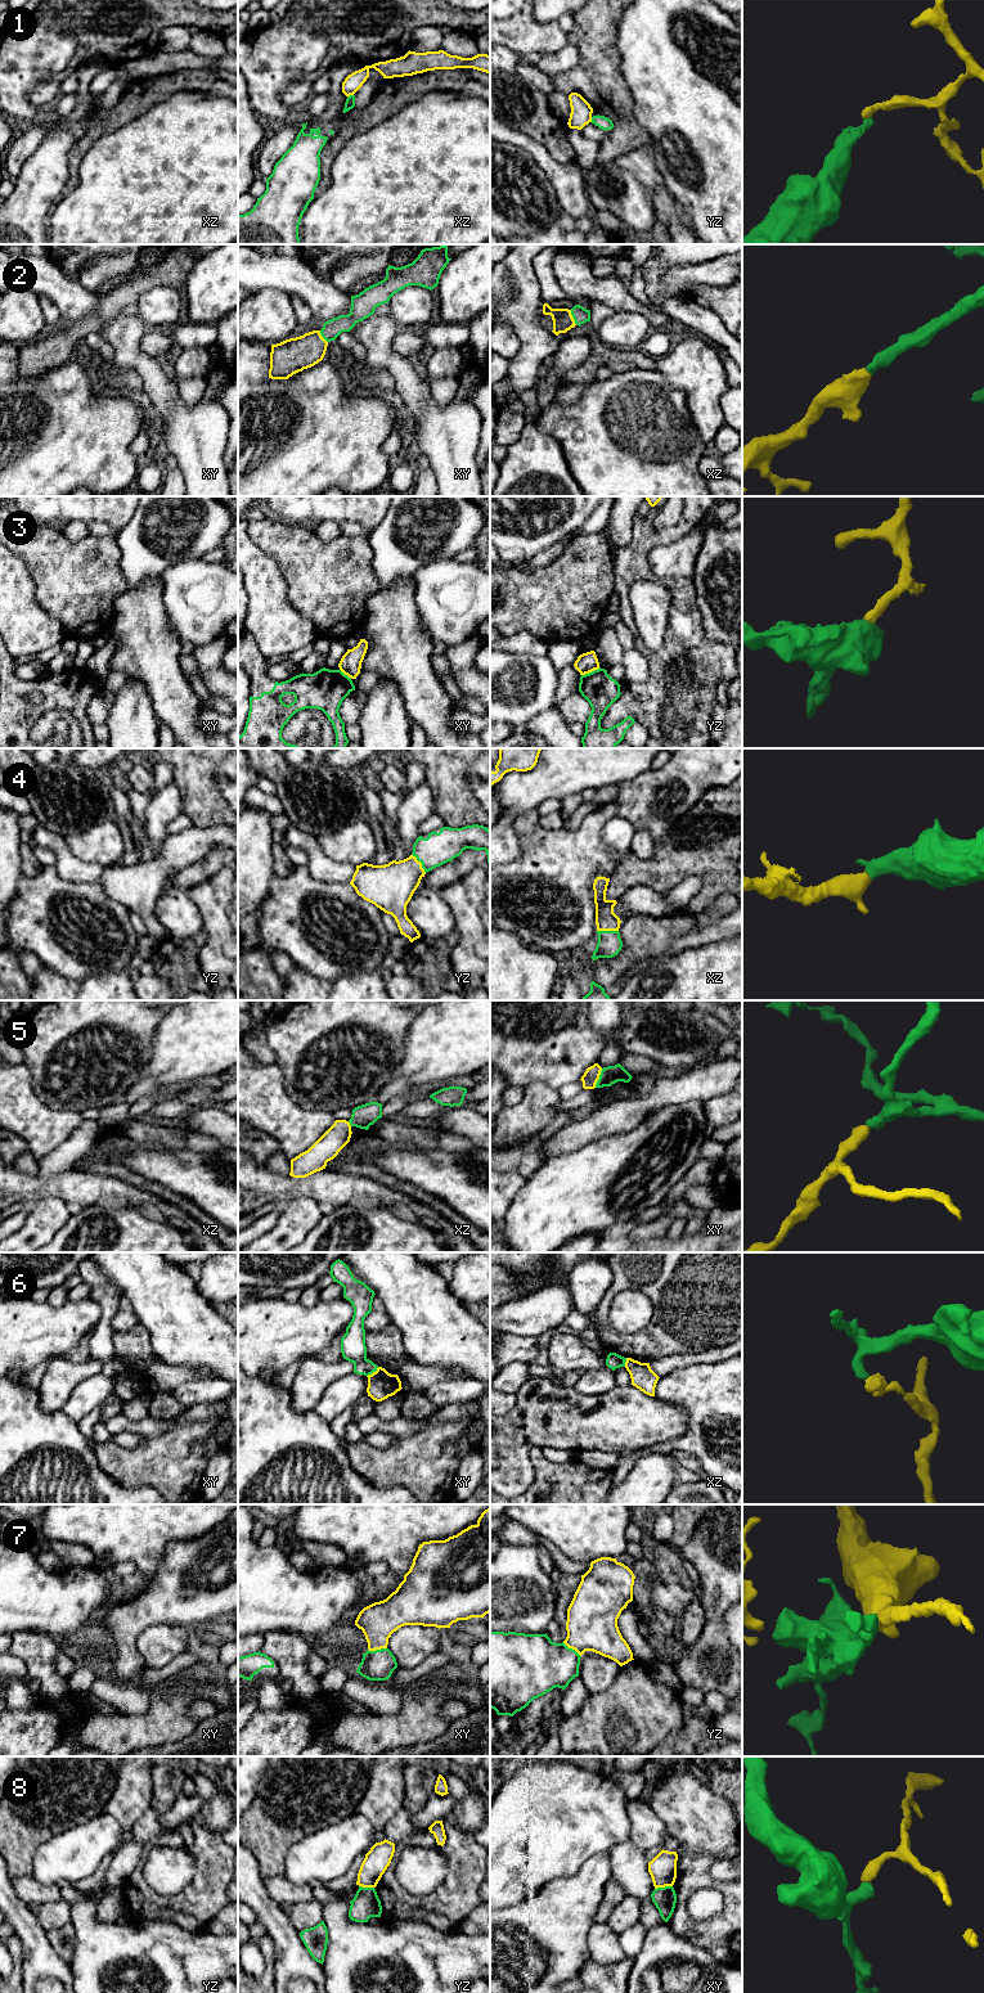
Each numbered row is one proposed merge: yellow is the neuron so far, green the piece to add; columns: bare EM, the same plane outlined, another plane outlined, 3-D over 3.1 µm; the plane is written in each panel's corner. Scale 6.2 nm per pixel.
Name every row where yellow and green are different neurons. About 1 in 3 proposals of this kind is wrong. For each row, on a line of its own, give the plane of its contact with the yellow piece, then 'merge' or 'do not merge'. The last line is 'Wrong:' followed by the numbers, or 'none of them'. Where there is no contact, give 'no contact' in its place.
1: xz | do not merge
2: xz | merge
3: yz | do not merge
4: xz | merge
5: xy | do not merge
6: xy | do not merge
7: xy | merge
8: xy | do not merge
Wrong: 1, 3, 5, 6, 8

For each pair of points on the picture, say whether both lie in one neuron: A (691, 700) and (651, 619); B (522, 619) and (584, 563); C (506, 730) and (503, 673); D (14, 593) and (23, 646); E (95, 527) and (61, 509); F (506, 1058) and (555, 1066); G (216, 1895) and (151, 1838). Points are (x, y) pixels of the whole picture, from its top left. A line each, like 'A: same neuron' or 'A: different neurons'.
A: different neurons
B: same neuron
C: different neurons
D: same neuron
E: different neurons
F: same neuron
G: same neuron

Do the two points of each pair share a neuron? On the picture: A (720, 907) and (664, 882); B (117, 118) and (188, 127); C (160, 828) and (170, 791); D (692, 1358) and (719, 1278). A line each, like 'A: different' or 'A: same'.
A: different
B: different
C: same
D: different

